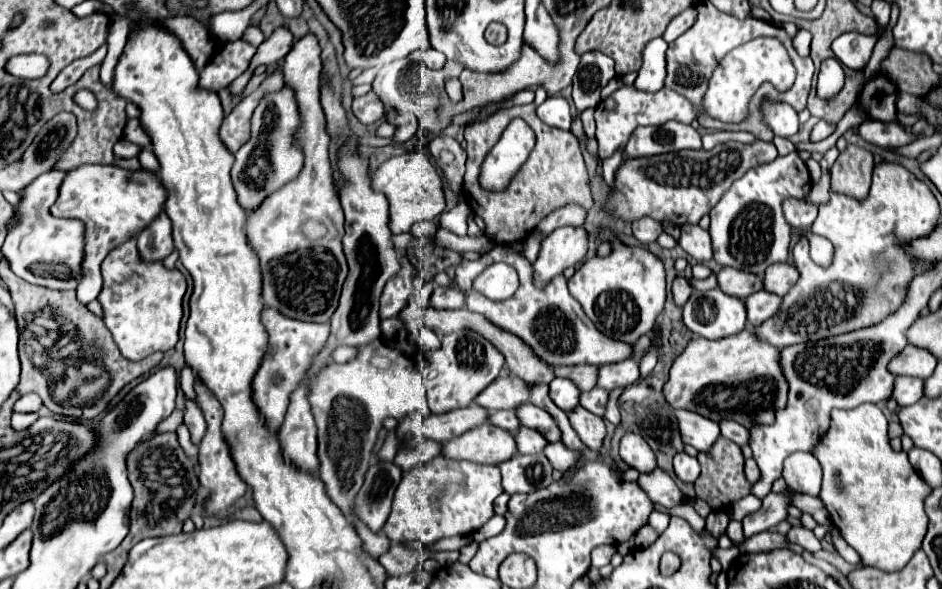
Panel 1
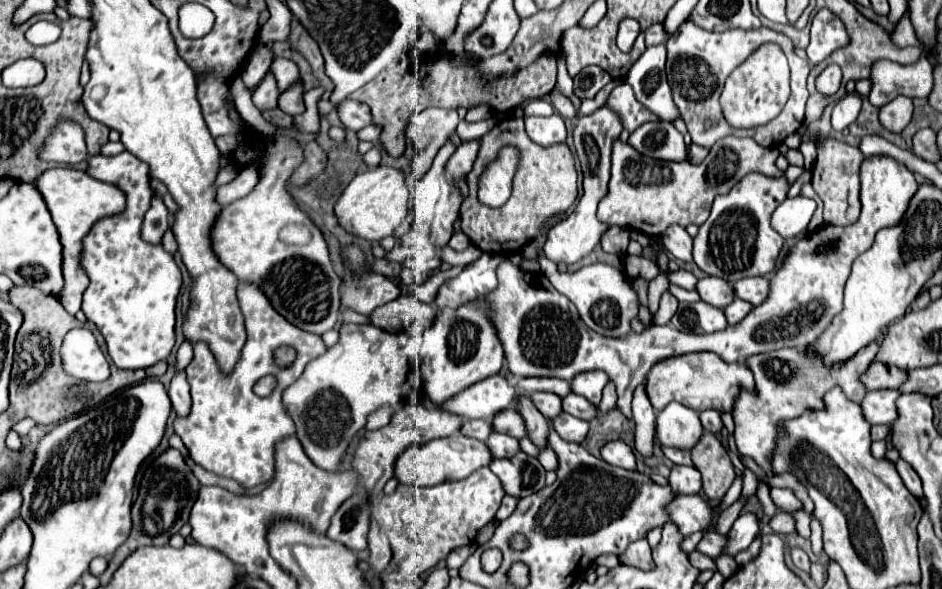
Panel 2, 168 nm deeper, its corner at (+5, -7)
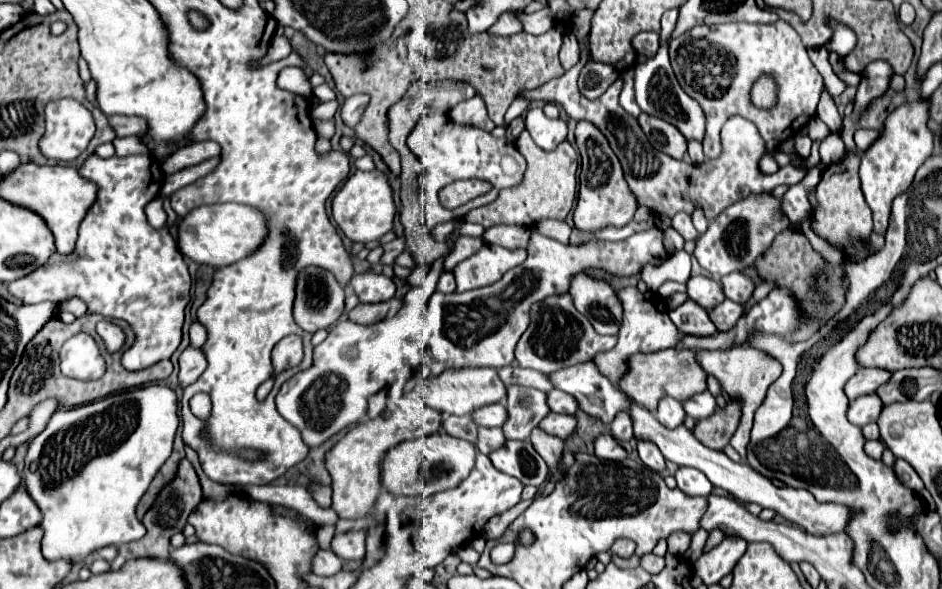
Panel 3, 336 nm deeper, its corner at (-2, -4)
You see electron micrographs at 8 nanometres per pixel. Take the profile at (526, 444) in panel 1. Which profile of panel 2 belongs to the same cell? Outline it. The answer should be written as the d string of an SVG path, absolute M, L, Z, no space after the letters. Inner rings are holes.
M492 432L486 440L490 452L494 458L512 458L520 452L520 442L516 438L508 438L508 434L496 434Z

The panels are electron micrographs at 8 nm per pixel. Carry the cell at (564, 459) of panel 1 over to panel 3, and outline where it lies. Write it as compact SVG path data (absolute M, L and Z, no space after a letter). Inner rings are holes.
M507 385L507 423L503 423L503 435L505 439L527 439L530 437L533 427L549 413L545 393L519 387L519 385Z

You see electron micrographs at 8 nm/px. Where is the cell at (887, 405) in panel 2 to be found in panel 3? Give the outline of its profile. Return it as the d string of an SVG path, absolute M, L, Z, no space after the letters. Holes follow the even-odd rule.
M875 393L863 395L863 397L853 399L853 401L849 403L847 419L849 419L853 425L863 427L863 425L867 425L867 423L877 421L881 409L883 409L883 403L881 403L881 399L879 399Z

